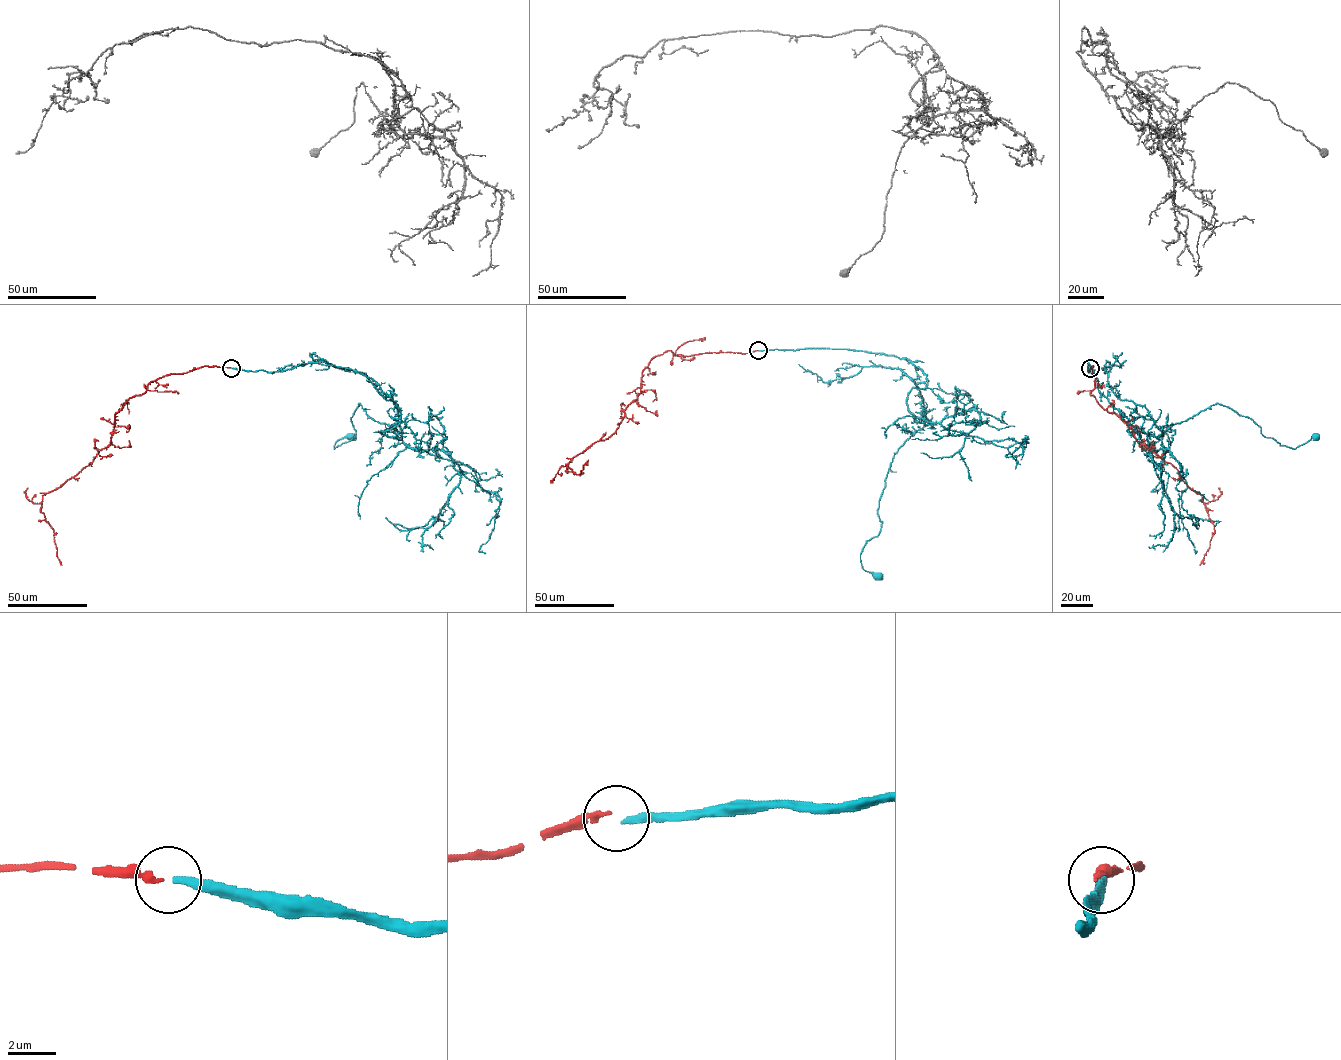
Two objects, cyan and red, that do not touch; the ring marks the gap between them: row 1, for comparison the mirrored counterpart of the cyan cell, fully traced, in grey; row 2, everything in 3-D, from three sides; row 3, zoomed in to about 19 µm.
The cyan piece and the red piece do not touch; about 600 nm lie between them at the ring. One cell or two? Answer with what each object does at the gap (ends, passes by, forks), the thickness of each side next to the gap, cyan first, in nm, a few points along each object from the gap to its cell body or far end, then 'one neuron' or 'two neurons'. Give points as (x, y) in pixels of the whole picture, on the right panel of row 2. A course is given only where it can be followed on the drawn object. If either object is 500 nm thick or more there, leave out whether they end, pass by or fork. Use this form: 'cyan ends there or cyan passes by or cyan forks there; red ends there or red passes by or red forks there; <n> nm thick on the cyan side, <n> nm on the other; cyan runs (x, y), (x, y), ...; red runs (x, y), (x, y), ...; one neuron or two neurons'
cyan ends there; red ends there; 280 nm thick on the cyan side, 240 nm on the other; cyan runs (1090, 368), (1129, 431), (1160, 439), (1172, 425), (1217, 403), (1250, 418), (1280, 445), (1295, 449), (1314, 437); red runs (1090, 368), (1096, 377), (1090, 394), (1132, 429), (1140, 446), (1170, 463), (1202, 496), (1214, 533), (1199, 565); two neurons

